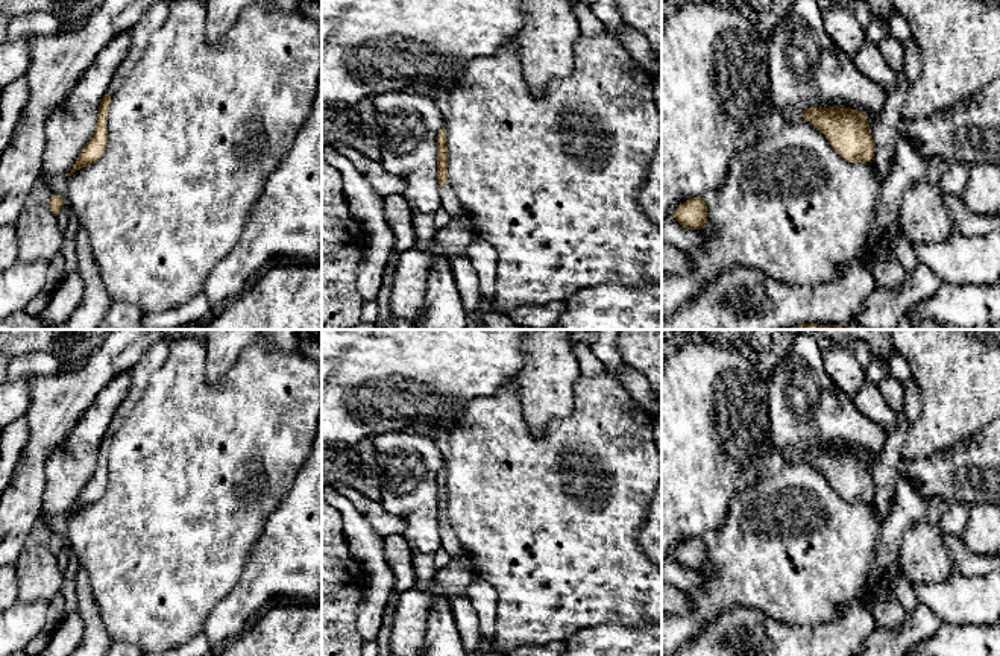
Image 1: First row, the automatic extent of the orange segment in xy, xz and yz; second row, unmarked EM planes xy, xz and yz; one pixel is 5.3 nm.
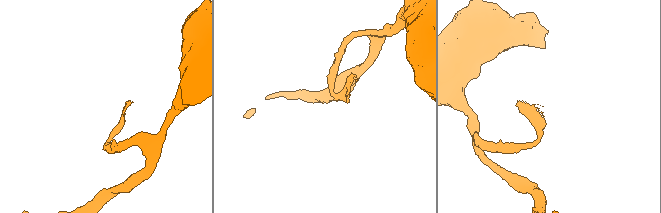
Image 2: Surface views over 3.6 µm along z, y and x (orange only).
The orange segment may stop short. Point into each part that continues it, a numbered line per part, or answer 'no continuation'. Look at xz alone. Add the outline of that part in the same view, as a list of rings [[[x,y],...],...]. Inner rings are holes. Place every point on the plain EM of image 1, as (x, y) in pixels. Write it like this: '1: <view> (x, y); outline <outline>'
1: xz (449, 542); outline [[[449,524],[440,527],[440,541],[442,541],[442,547],[448,551],[452,562],[461,560],[461,562],[469,563],[466,550],[460,545],[458,539]]]

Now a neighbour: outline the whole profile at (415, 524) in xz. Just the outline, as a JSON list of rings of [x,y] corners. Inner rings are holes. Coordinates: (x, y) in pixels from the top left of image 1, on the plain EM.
[[[387,431],[372,437],[381,477],[381,504],[405,521],[416,569],[416,586],[431,588],[439,574],[434,556],[442,548],[437,521],[437,475],[443,456],[432,436]]]

